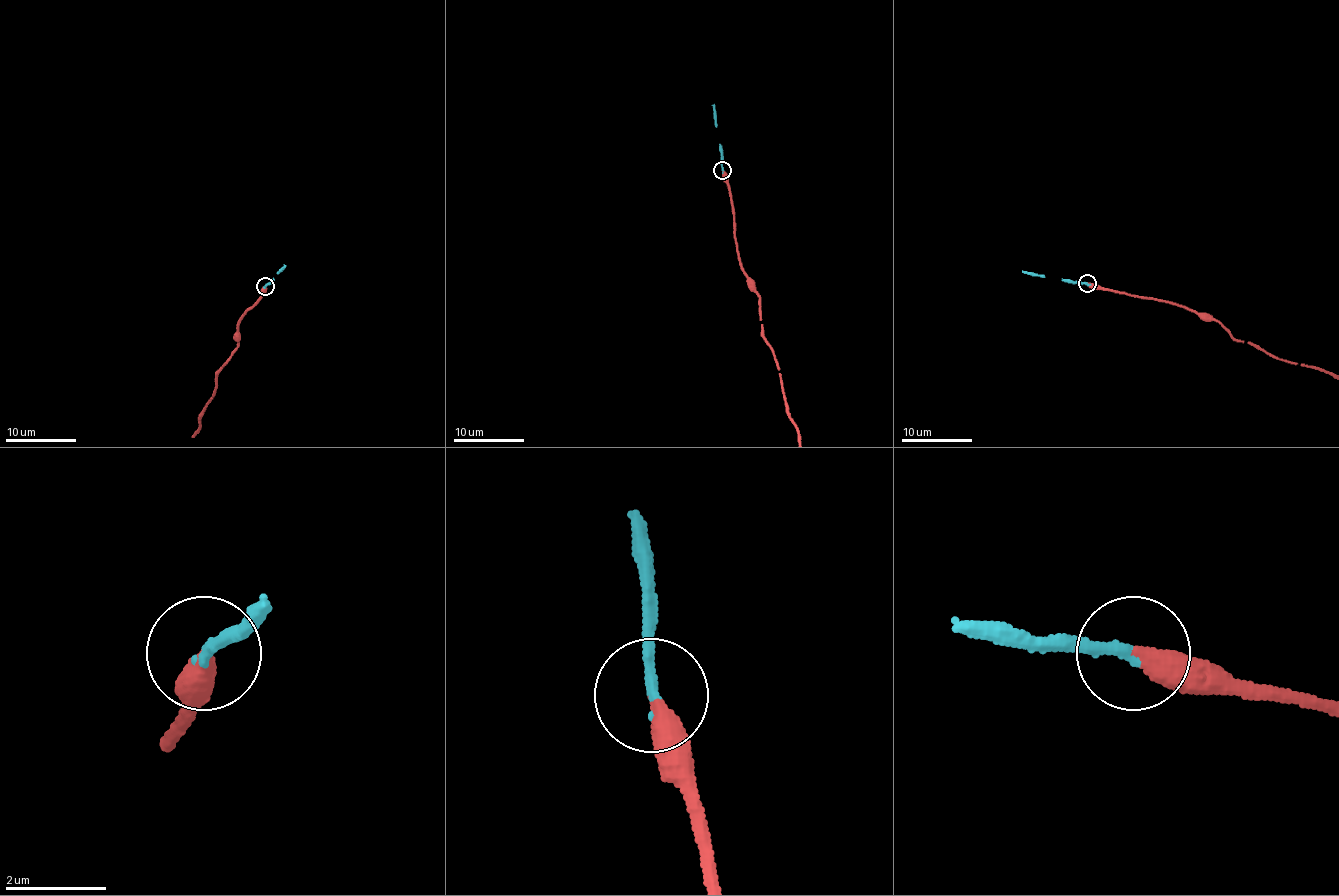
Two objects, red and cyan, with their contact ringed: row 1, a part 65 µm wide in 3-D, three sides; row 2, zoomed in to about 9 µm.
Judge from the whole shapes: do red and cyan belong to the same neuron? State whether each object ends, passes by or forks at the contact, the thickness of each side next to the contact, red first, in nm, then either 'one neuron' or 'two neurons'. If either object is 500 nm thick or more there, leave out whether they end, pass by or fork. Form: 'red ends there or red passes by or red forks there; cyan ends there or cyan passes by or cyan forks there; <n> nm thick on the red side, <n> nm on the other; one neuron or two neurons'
red ends there; cyan ends there; 420 nm thick on the red side, 240 nm on the other; one neuron

